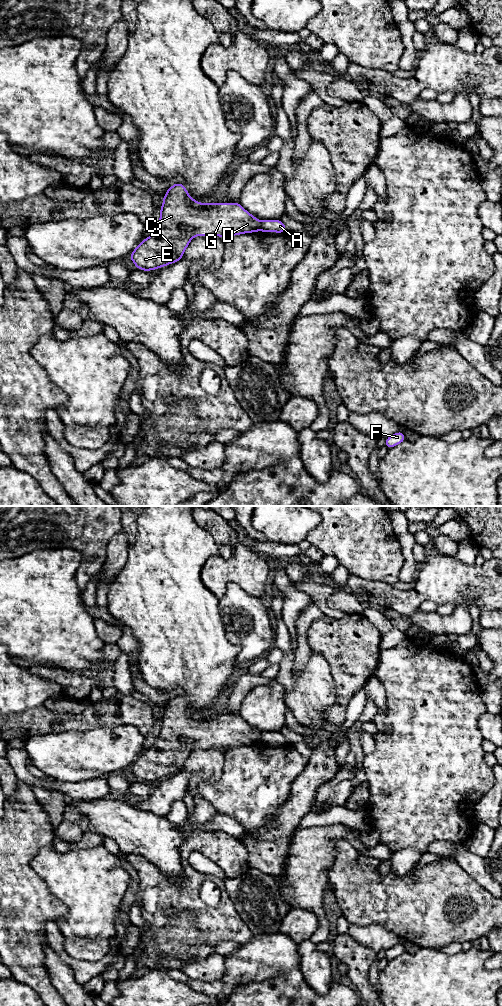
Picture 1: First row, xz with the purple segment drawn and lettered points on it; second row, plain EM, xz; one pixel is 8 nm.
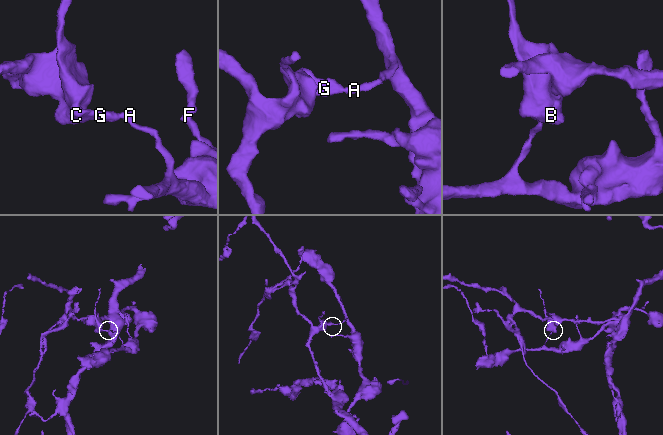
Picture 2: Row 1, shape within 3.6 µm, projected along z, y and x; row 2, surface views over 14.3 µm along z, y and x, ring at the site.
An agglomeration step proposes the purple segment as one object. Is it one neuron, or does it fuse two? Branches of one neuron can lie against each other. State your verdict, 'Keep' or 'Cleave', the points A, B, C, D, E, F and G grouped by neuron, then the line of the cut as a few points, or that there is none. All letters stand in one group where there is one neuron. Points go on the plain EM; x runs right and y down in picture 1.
Cleave. Groups: A F / B C D E G. Split along xz (259, 734), (260, 741)

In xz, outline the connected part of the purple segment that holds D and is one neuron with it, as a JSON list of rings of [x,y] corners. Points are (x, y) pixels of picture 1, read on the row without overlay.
[[[175,695],[166,703],[163,709],[158,737],[155,738],[150,749],[140,754],[129,770],[139,782],[156,782],[181,772],[185,761],[194,748],[215,747],[228,750],[259,742],[260,734],[255,728],[248,725],[240,715],[201,716],[188,707],[187,701],[182,695]]]

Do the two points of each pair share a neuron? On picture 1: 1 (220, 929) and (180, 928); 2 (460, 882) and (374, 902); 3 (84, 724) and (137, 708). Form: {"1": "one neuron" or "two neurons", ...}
{"1": "one neuron", "2": "one neuron", "3": "one neuron"}

